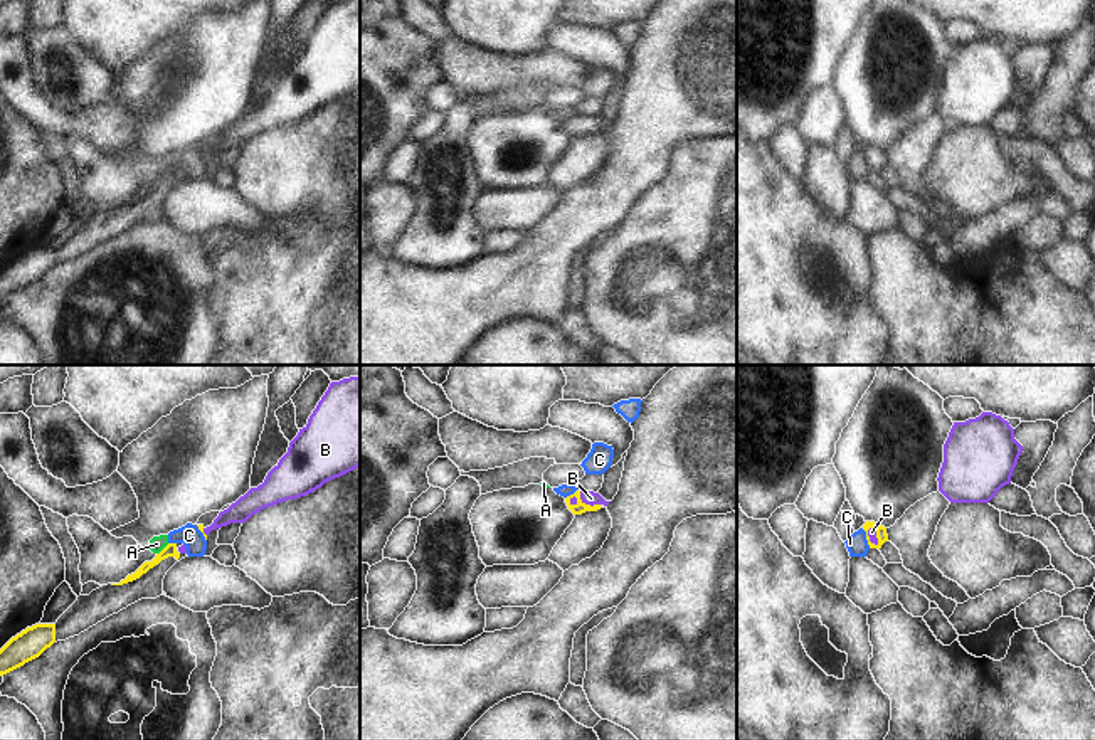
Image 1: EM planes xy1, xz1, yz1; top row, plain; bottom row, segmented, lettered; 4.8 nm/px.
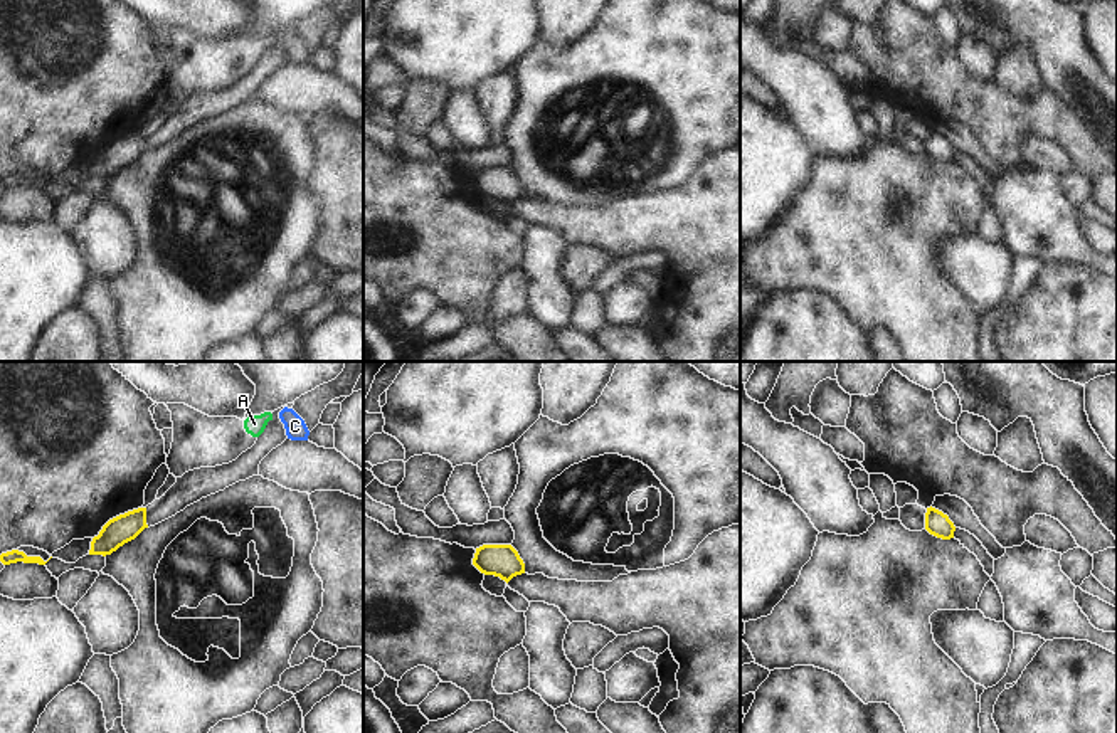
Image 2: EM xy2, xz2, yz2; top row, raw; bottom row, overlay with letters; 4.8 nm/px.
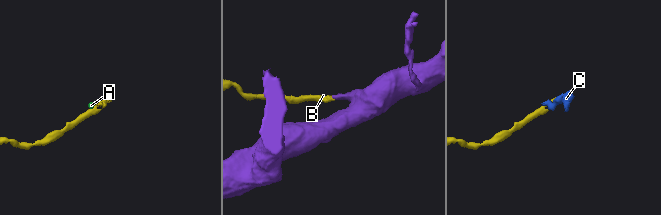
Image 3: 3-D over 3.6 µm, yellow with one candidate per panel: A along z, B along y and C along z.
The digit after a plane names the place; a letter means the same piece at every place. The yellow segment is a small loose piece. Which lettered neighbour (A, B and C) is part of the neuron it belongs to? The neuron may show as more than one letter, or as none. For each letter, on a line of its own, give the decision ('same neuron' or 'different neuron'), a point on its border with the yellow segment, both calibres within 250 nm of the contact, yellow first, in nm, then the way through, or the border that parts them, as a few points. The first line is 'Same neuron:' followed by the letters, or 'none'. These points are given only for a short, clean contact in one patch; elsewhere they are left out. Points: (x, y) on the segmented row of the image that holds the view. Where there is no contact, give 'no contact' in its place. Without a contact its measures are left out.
Same neuron: B
A: different neuron; meets yellow in xy1 at (163, 549); 60 nm thick on the yellow side, 80 nm on the other; border along xy1 (169, 544), (157, 554)
B: same neuron; meets yellow in xz1 at (584, 503); 60 nm thick on the yellow side, 70 nm on the other; runs through xz1 (579, 508), (584, 503), (591, 498)
C: different neuron; meets yellow in yz1 at (867, 539); 50 nm thick on the yellow side, 100 nm on the other; border along yz1 (862, 528), (870, 547)

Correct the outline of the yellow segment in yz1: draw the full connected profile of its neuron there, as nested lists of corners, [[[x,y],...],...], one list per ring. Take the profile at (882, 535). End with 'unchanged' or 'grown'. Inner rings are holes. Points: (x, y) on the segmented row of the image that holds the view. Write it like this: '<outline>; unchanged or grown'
[[[866,521],[863,525],[863,530],[866,531],[866,540],[868,540],[868,545],[870,548],[881,548],[881,545],[885,542],[888,542],[888,535],[886,535],[886,528],[875,523],[875,521]]]; grown

